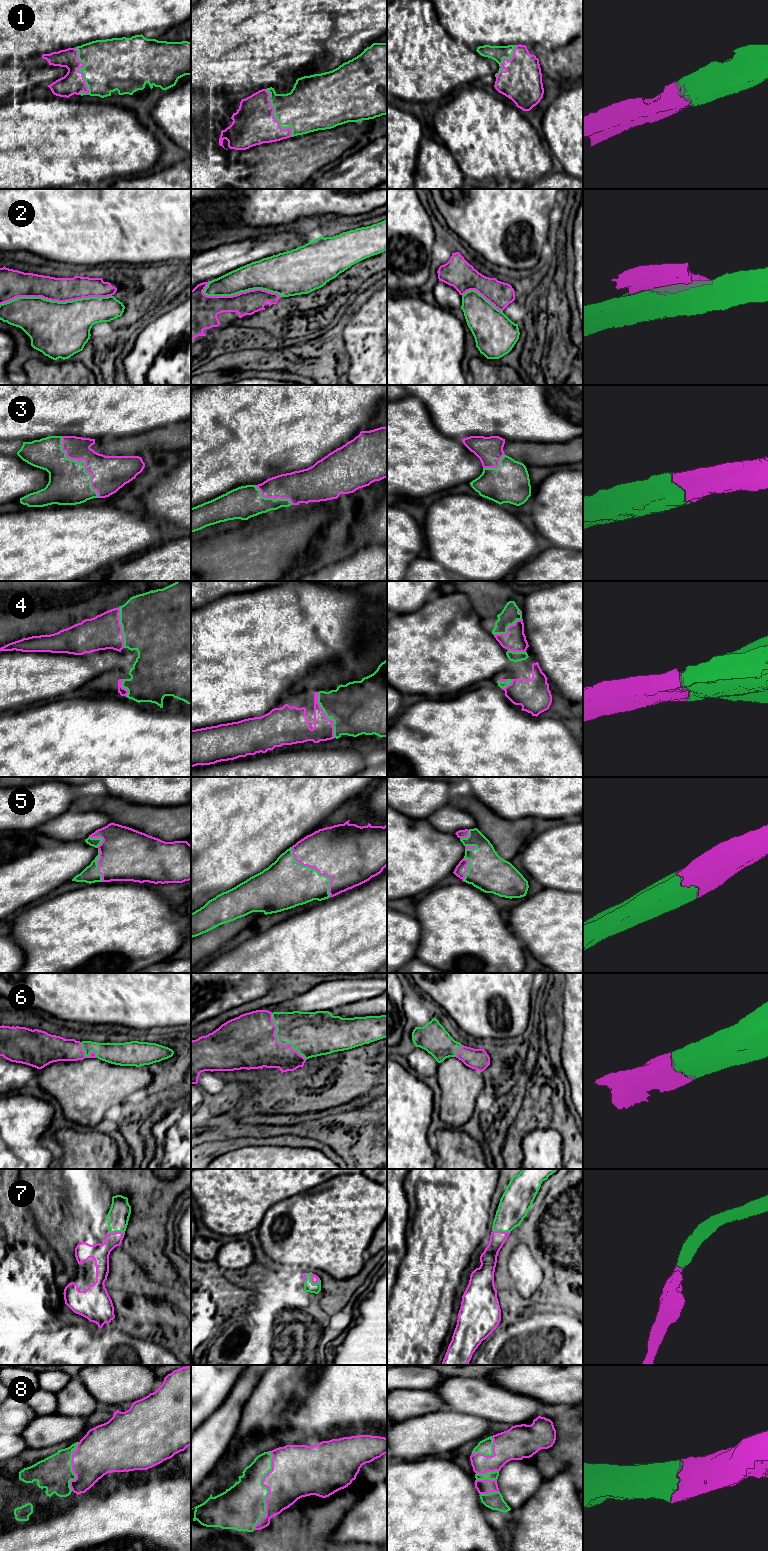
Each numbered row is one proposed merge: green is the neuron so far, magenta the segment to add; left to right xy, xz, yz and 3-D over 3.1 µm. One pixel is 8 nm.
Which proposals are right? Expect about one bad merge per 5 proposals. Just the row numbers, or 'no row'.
1, 3, 4, 5, 6, 7, 8

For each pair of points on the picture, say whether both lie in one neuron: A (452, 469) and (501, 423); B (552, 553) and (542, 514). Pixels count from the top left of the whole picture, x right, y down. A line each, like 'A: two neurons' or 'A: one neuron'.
A: two neurons
B: two neurons

